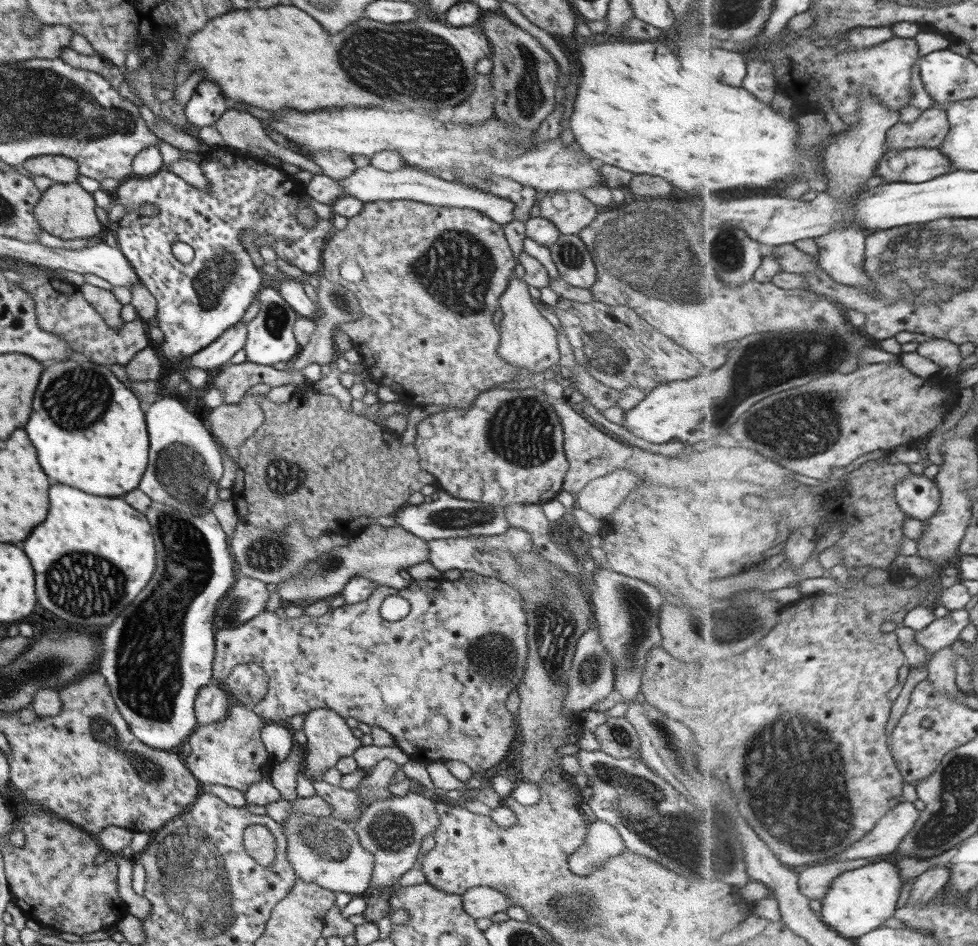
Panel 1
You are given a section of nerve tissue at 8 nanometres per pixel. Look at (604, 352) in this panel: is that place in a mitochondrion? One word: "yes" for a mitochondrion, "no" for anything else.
yes

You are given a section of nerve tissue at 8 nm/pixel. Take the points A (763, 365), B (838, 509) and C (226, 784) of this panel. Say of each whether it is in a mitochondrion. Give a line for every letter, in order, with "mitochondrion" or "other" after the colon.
A: mitochondrion
B: other
C: other

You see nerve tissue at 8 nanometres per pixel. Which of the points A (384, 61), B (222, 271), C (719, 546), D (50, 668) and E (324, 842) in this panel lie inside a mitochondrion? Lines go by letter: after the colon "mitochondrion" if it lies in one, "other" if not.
A: mitochondrion
B: mitochondrion
C: other
D: mitochondrion
E: mitochondrion

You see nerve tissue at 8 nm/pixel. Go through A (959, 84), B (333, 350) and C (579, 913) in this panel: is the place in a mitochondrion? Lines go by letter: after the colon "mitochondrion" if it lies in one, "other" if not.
A: mitochondrion
B: other
C: mitochondrion

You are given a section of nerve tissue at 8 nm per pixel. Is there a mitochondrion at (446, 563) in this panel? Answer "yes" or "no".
no

